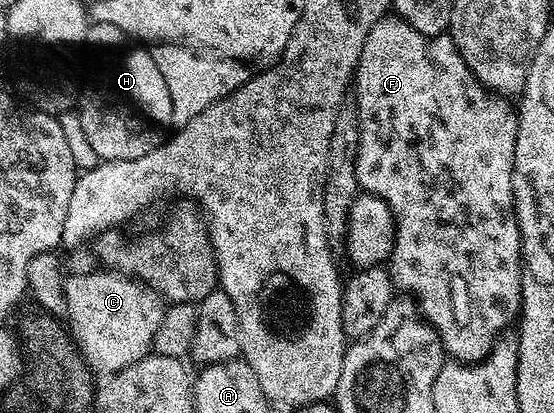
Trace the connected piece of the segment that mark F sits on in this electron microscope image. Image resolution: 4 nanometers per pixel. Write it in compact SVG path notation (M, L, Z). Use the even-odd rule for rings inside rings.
M387 16L381 18L376 24L372 24L372 32L368 32L368 40L364 40L364 48L360 52L360 60L358 68L354 72L352 79L352 98L358 104L358 119L360 120L360 148L356 156L356 176L358 177L358 185L367 194L375 194L380 200L384 200L384 204L388 204L388 208L394 217L394 247L388 259L388 269L390 272L390 280L393 283L395 291L401 292L403 295L409 296L416 303L419 314L425 318L431 328L438 334L438 340L442 344L443 351L455 362L483 362L489 355L490 349L494 347L503 332L509 331L511 327L519 321L522 312L522 237L520 236L520 228L518 221L514 215L514 157L516 156L516 140L518 139L518 111L509 102L507 97L499 96L486 89L481 82L475 80L468 68L468 64L464 60L464 56L460 56L460 52L456 48L454 39L446 34L438 34L434 38L429 38L426 34L416 32L416 28L412 28L406 23L403 18L397 16Z

